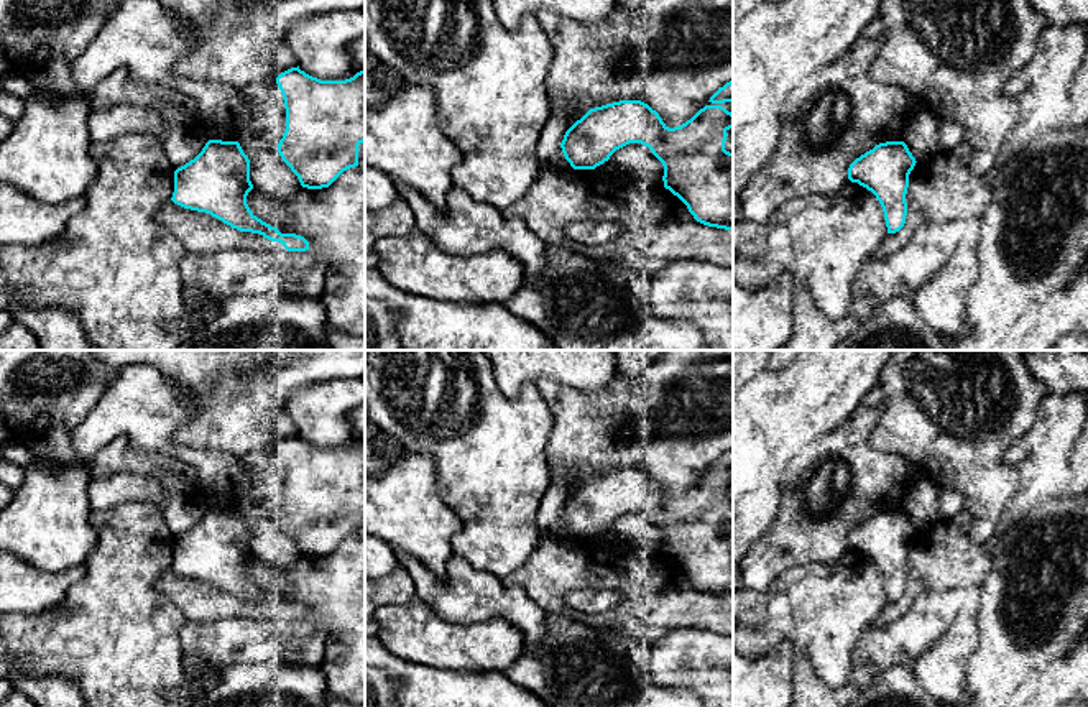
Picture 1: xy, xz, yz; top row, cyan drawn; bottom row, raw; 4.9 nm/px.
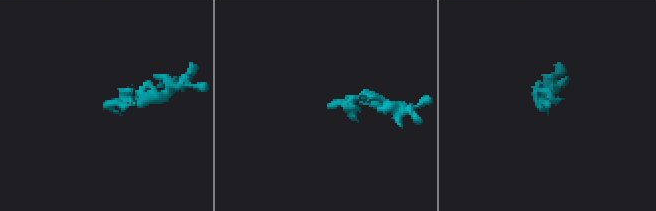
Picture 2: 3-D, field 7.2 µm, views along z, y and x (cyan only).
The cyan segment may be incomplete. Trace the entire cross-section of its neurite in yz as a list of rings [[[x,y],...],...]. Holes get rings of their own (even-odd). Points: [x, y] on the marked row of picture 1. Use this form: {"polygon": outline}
{"polygon": [[[919,104],[901,141],[879,143],[848,168],[848,179],[871,191],[879,201],[887,233],[899,232],[906,224],[906,194],[915,163],[940,151],[938,122],[935,113]]]}

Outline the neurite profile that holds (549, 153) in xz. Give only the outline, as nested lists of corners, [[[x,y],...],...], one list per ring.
[[[554,112],[547,125],[542,128],[537,141],[537,163],[541,171],[567,174],[574,168],[565,159],[560,143],[570,128],[569,112]]]

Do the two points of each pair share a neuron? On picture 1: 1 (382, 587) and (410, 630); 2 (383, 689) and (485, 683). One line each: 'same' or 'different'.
1: different
2: different

